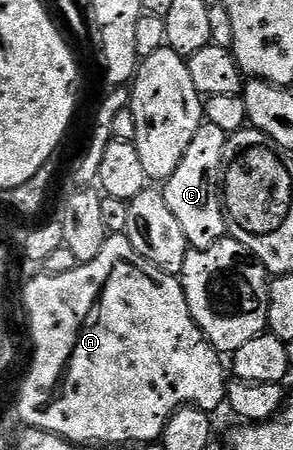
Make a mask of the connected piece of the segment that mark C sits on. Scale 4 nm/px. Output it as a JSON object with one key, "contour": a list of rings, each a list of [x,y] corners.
{"contour":[[[207,121],[202,122],[195,137],[191,137],[191,145],[187,145],[187,153],[183,153],[183,161],[179,161],[179,169],[175,169],[175,173],[171,173],[171,177],[163,183],[167,205],[171,213],[175,213],[175,218],[193,249],[215,245],[227,235],[223,195],[219,190],[219,176],[227,159],[225,139],[227,133],[223,129],[218,129]]]}

